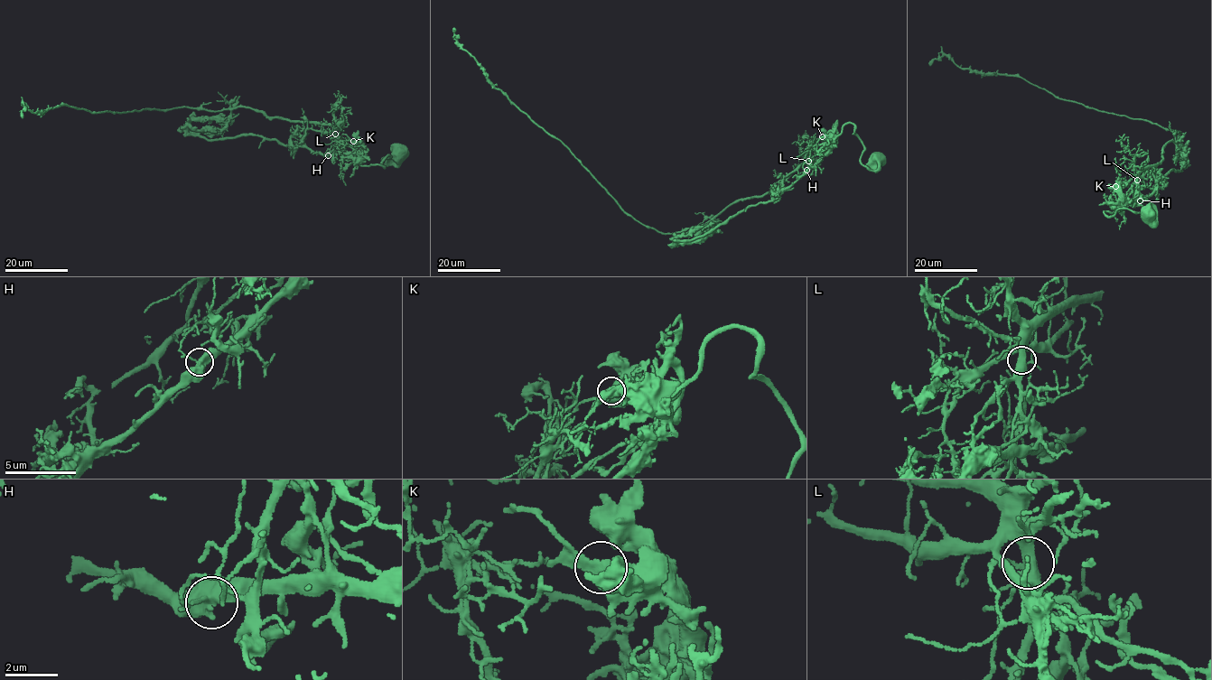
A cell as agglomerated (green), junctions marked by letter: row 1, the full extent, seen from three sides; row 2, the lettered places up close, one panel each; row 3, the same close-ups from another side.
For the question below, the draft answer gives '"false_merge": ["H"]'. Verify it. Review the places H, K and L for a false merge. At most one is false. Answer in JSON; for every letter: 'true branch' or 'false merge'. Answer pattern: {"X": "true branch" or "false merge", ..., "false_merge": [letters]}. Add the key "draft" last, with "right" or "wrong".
{"H": "false merge", "K": "true branch", "L": "true branch", "false_merge": ["H"], "draft": "right"}

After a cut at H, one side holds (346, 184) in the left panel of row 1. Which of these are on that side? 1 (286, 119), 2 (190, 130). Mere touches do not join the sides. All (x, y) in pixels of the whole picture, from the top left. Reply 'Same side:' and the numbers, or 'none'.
Same side: 1

